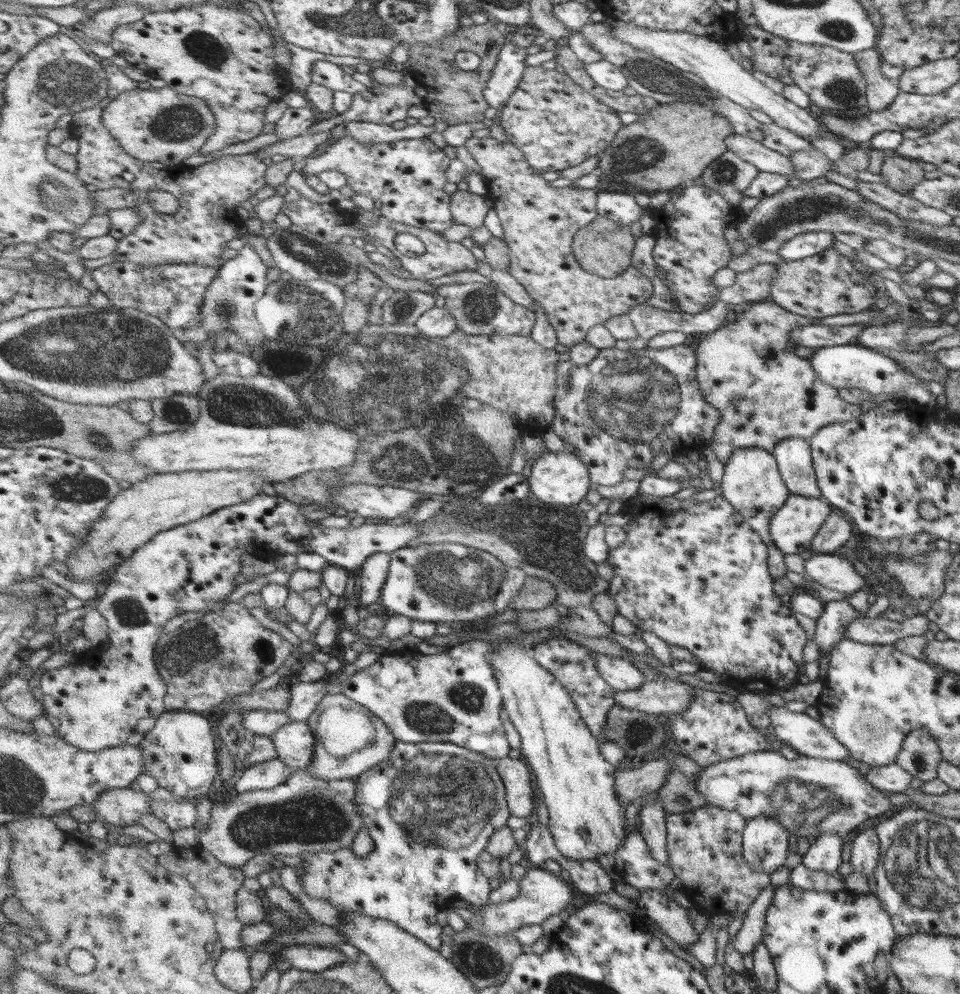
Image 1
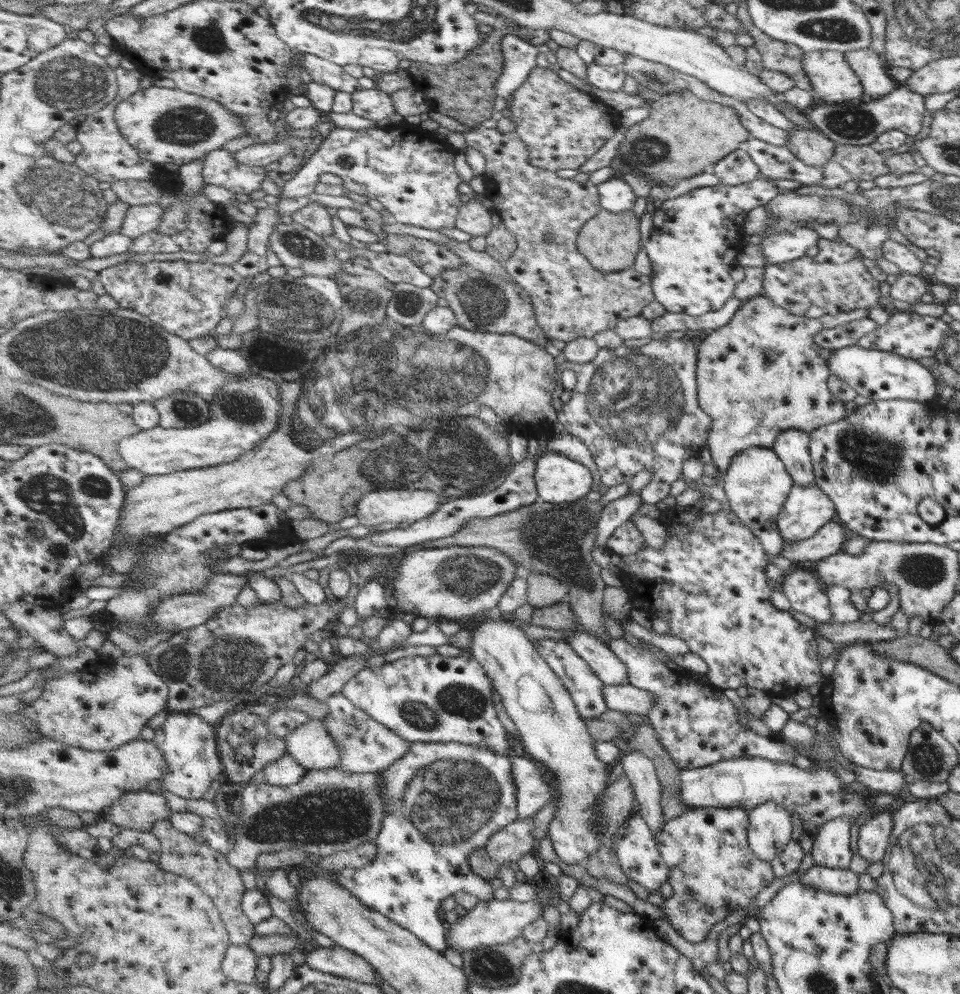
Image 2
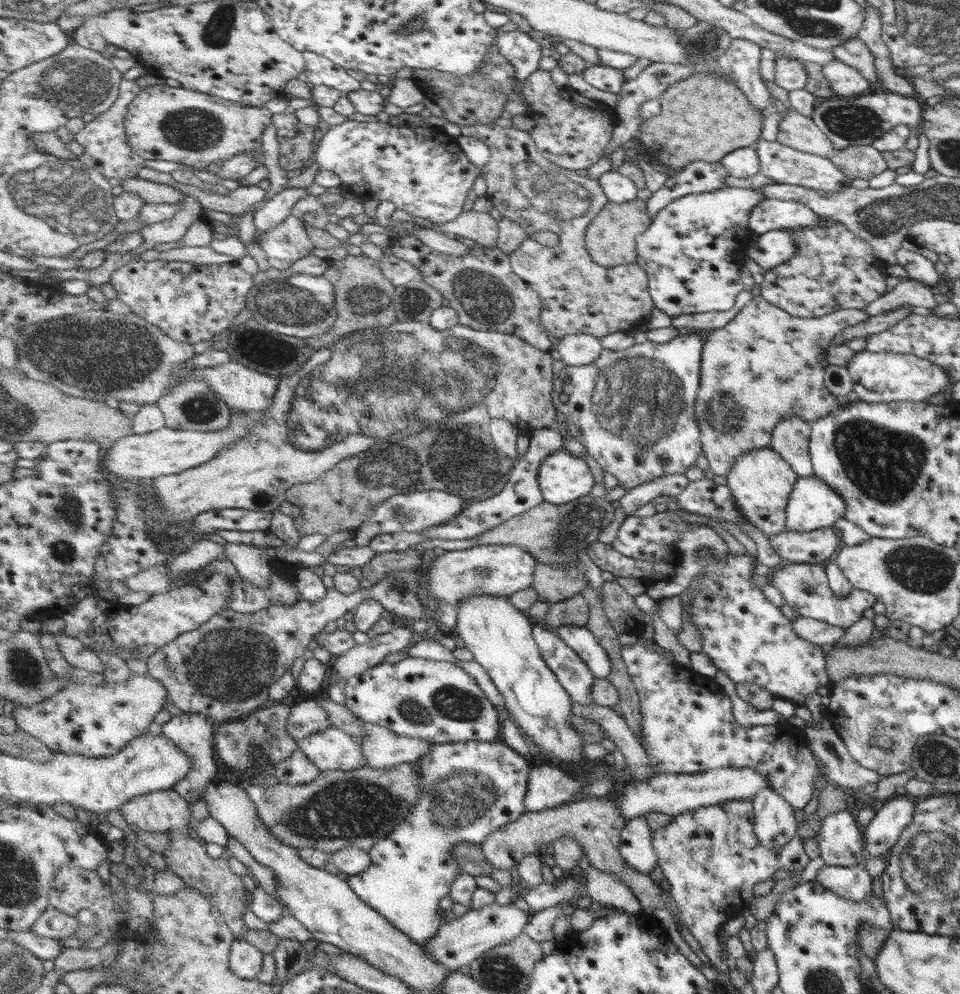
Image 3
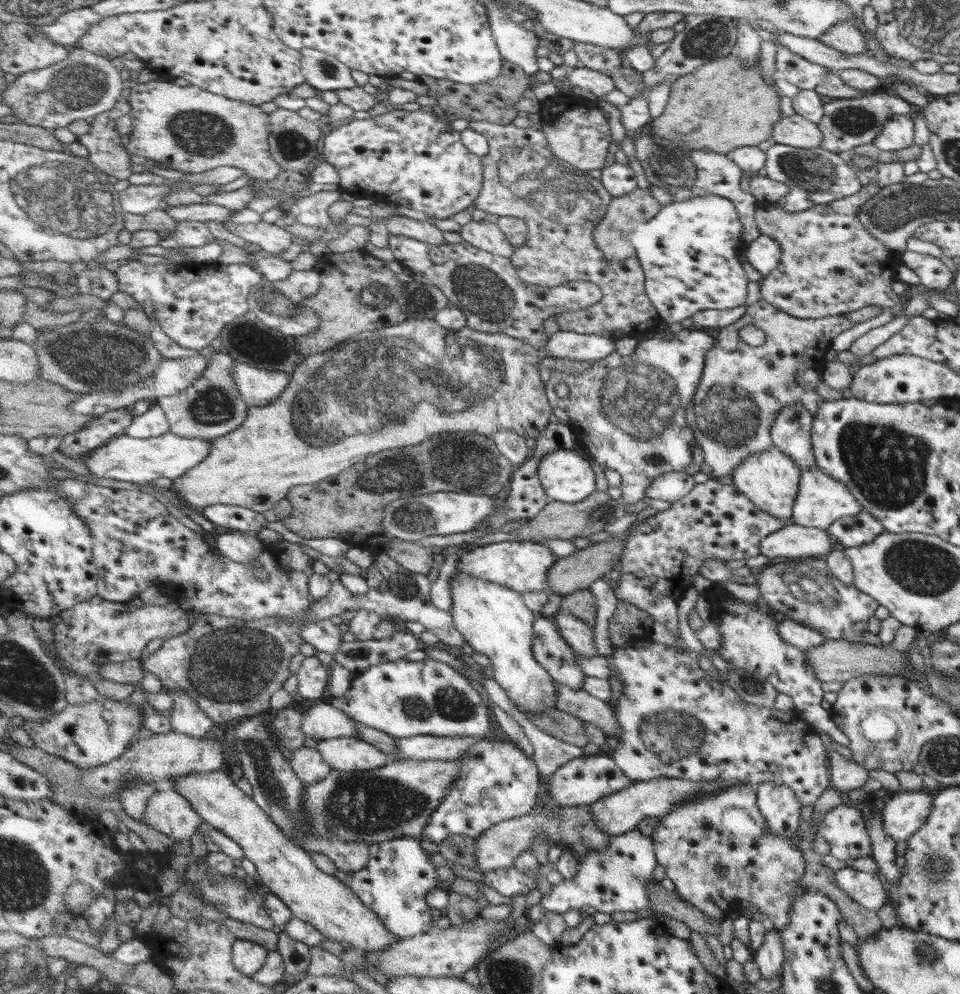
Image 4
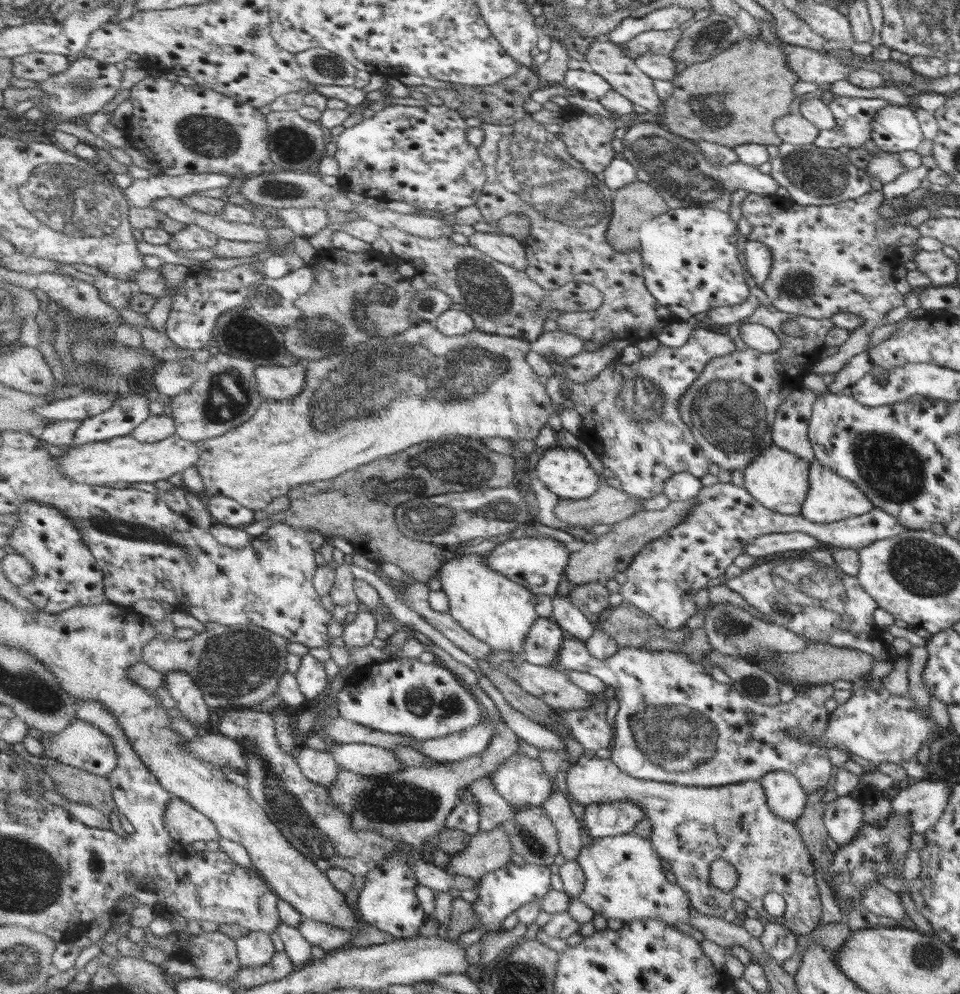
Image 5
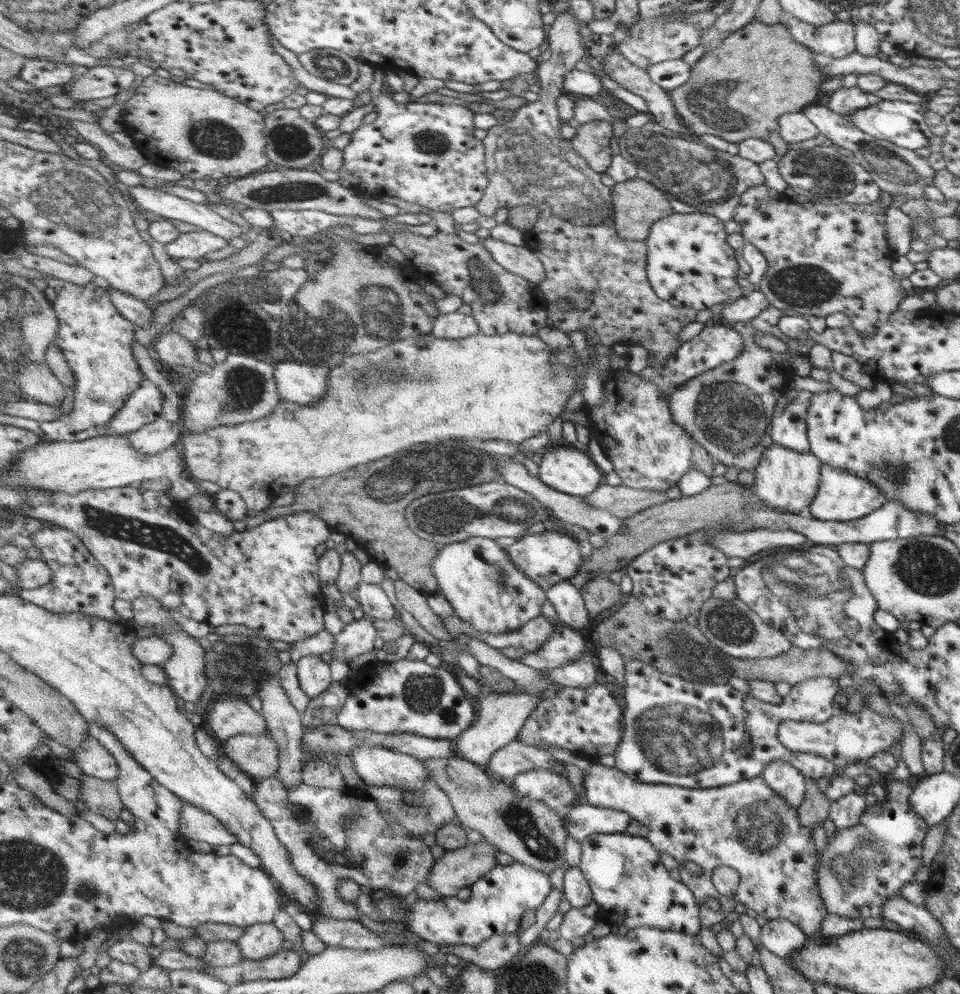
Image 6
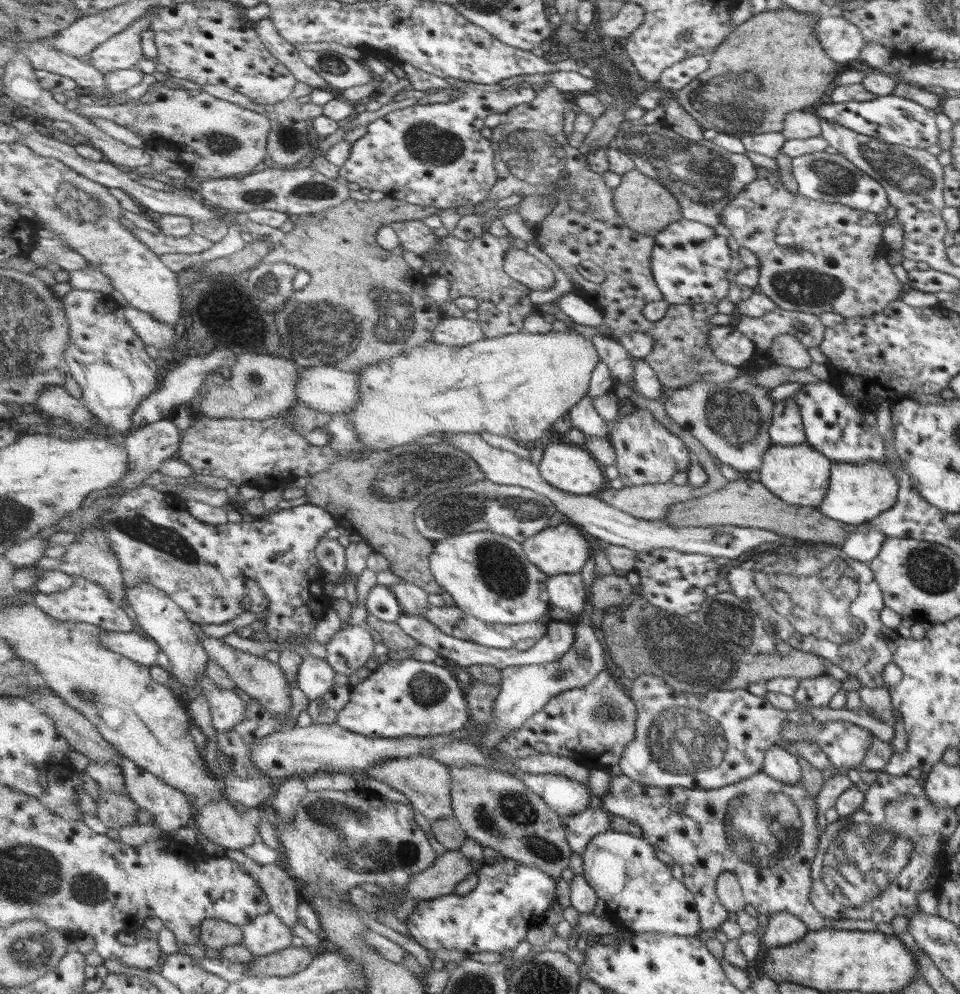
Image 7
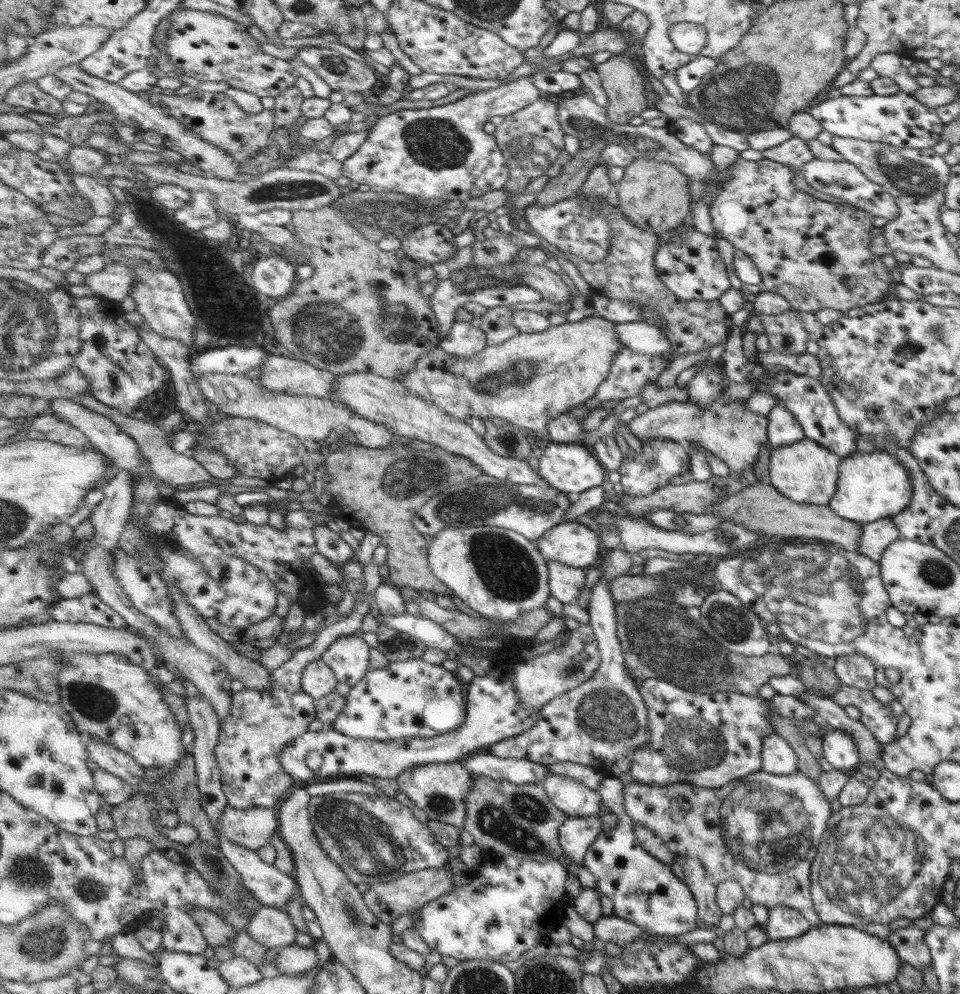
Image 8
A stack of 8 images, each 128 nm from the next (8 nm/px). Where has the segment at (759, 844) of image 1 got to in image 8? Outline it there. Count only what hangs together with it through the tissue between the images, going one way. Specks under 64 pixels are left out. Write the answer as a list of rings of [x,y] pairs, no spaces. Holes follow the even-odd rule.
[[[777,734],[763,738],[761,759],[761,770],[769,774],[787,775],[798,771],[795,753],[791,750],[791,746]]]

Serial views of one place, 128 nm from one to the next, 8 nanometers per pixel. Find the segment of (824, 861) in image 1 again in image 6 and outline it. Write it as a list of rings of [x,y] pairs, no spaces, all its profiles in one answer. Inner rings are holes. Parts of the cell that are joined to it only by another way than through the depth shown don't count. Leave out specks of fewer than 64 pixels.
[[[851,793],[845,794],[829,804],[828,817],[835,830],[845,830],[855,826],[861,816],[861,812],[865,809],[864,796]]]

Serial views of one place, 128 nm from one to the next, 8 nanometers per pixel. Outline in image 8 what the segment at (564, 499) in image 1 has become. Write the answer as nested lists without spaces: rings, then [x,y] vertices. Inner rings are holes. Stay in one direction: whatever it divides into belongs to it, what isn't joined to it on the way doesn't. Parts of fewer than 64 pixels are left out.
[[[552,440],[543,444],[544,452],[539,459],[538,472],[551,487],[572,495],[597,488],[605,482],[605,468],[601,466],[601,462],[587,446],[577,443],[553,442]]]

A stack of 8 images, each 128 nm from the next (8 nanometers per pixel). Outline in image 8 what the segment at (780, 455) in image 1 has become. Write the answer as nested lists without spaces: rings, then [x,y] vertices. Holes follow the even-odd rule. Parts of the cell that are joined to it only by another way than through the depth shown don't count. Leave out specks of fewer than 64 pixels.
[[[773,405],[765,417],[767,417],[767,444],[770,448],[782,447],[804,438],[801,425],[783,405]]]

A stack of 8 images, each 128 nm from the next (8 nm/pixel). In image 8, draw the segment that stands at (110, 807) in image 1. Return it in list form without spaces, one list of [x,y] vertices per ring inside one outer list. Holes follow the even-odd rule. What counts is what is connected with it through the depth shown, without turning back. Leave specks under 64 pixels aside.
[[[229,805],[219,819],[219,830],[235,844],[256,851],[269,844],[273,832],[279,834],[278,811],[267,808],[239,809]]]

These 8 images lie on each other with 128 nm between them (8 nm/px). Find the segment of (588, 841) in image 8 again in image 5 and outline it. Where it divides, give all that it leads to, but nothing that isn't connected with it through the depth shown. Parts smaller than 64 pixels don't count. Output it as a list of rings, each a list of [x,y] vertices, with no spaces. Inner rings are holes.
[[[634,802],[589,804],[581,825],[592,837],[619,836],[635,830],[635,824],[643,818],[646,818],[645,809]]]

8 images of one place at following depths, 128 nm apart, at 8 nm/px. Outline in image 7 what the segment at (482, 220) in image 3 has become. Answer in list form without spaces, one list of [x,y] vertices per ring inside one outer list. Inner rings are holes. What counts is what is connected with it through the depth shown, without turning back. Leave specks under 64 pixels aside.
[[[510,248],[504,257],[505,272],[532,290],[545,290],[555,284],[555,274],[527,250]]]

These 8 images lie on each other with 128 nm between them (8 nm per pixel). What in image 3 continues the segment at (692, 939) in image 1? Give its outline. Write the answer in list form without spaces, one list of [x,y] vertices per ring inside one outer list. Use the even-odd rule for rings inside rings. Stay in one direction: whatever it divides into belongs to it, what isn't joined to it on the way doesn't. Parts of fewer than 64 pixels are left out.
[[[728,801],[713,806],[699,807],[675,816],[675,820],[663,828],[654,831],[653,845],[658,852],[659,864],[664,878],[670,884],[670,894],[673,896],[679,910],[680,919],[691,935],[697,940],[699,948],[707,956],[709,964],[717,970],[728,974],[729,970],[724,960],[720,958],[720,947],[717,936],[721,926],[740,913],[747,900],[753,896],[753,885],[771,878],[778,868],[777,853],[779,849],[763,848],[754,834],[754,814],[752,805],[747,801]]]

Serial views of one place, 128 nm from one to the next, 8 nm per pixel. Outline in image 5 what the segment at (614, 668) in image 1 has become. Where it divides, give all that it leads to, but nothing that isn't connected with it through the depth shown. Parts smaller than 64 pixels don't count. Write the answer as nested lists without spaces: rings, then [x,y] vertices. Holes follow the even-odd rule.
[[[555,594],[553,596],[553,620],[562,628],[563,633],[583,642],[593,635],[595,625],[592,623],[567,596]]]

